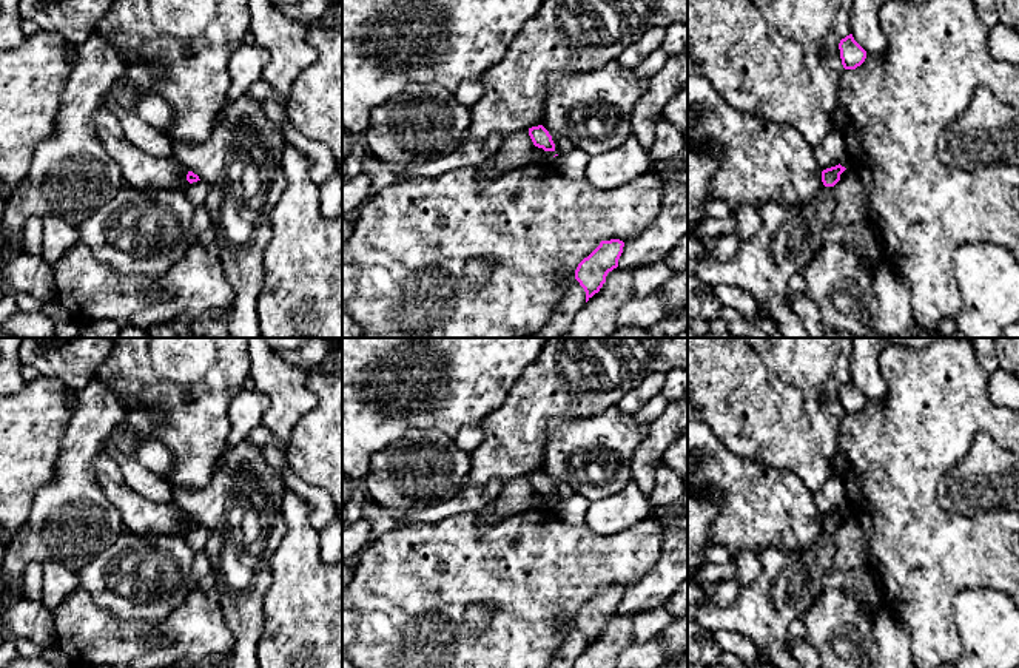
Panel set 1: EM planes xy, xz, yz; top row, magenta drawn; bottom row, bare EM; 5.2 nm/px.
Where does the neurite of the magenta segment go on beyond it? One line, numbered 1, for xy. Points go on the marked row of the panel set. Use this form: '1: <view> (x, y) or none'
1: none

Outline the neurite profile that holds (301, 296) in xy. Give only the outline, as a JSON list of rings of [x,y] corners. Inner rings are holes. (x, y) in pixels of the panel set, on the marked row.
[[[287,143],[282,151],[285,190],[271,214],[273,236],[264,251],[264,284],[257,301],[262,338],[342,338],[342,214],[327,219],[319,208],[319,187],[308,176],[302,151]]]

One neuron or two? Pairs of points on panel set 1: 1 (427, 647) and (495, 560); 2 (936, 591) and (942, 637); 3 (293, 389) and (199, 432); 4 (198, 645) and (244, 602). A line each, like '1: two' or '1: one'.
1: one
2: one
3: two
4: two

